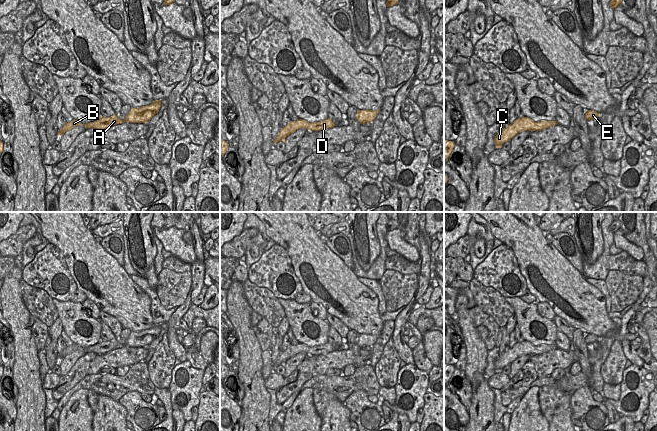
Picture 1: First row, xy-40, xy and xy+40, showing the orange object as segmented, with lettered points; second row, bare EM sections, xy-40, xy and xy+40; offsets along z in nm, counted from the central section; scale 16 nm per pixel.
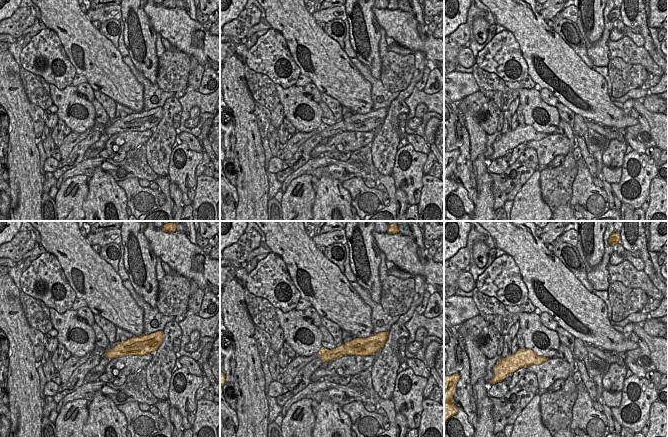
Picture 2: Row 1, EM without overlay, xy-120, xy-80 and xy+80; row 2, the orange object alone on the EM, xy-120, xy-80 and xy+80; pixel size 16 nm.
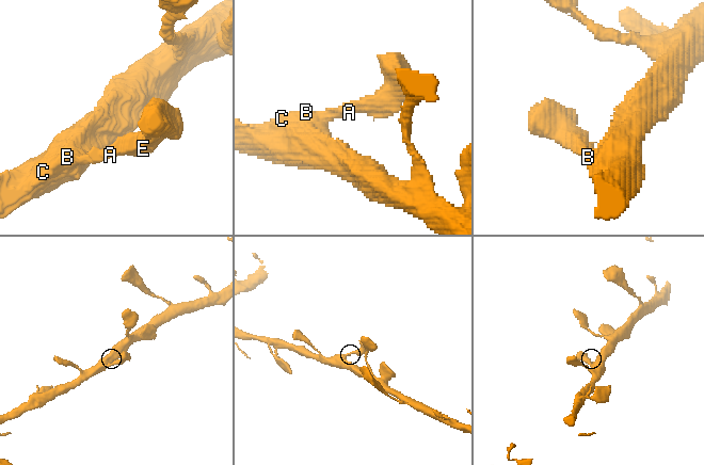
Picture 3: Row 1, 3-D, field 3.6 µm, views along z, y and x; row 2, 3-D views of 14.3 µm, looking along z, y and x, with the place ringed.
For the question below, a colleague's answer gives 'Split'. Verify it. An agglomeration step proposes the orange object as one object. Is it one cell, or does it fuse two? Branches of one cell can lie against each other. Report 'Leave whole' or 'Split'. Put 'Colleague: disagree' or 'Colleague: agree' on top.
Colleague: disagree
Leave whole

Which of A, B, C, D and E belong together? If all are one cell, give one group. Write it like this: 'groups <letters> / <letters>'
groups A B C D E

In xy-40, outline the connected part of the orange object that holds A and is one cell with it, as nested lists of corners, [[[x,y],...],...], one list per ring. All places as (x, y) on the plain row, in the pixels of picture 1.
[[[155,324],[152,328],[142,330],[139,332],[131,331],[129,337],[125,340],[124,344],[121,344],[117,339],[110,341],[101,341],[93,346],[82,348],[77,344],[66,347],[58,356],[58,360],[63,359],[65,356],[71,354],[72,352],[83,349],[85,353],[93,352],[97,355],[105,354],[114,349],[121,348],[123,346],[130,347],[148,347],[151,342],[158,337],[161,331],[161,324]]]

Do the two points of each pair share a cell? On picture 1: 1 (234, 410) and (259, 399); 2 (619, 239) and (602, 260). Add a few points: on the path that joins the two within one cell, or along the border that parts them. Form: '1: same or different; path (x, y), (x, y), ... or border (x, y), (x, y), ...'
1: different; border (241, 407), (241, 415), (238, 420)
2: different; border (612, 233), (614, 242)

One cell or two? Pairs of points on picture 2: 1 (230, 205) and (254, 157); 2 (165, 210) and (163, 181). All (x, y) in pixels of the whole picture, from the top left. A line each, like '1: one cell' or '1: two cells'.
1: two cells
2: one cell

